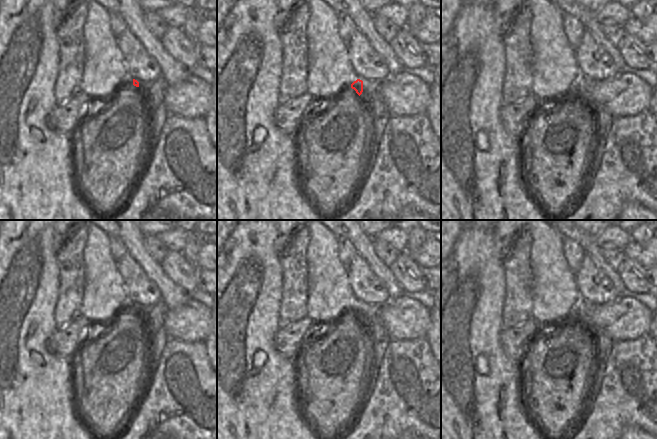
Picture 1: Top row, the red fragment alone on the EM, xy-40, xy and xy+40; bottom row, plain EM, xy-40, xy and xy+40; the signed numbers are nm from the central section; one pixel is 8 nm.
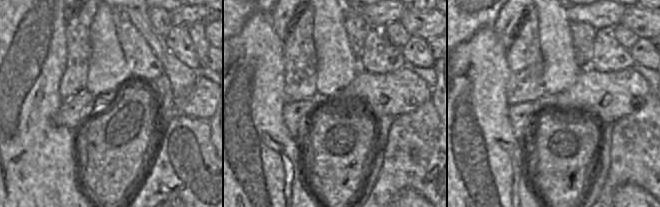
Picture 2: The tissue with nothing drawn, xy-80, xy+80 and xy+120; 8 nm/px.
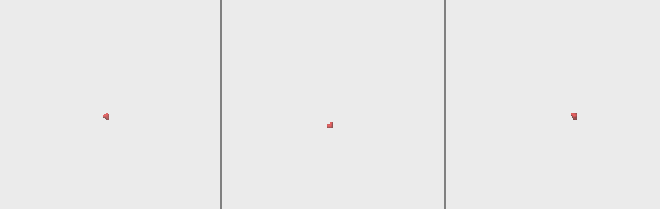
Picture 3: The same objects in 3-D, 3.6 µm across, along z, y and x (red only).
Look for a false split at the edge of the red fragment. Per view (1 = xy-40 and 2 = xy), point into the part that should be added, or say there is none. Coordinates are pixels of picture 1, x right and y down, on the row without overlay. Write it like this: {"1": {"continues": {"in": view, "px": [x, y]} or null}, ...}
{"1": {"continues": null}, "2": {"continues": null}}

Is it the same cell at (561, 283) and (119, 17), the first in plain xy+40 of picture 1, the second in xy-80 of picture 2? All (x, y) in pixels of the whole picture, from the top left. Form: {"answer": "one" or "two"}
{"answer": "two"}

